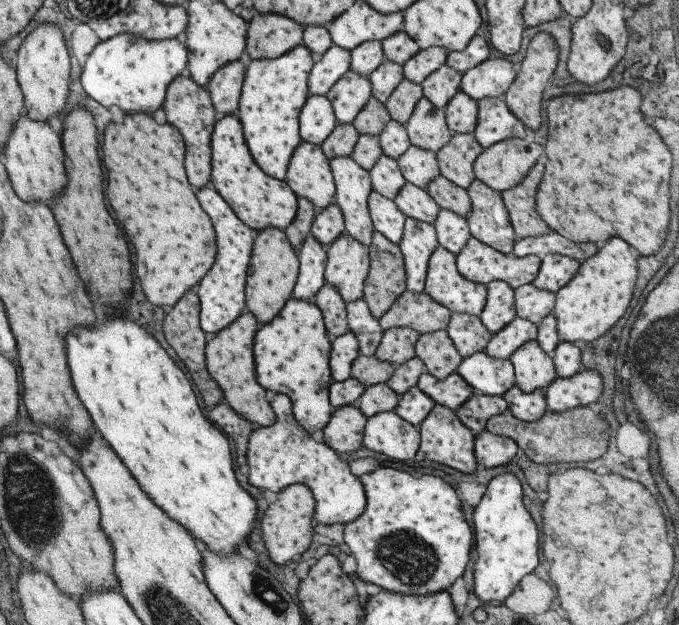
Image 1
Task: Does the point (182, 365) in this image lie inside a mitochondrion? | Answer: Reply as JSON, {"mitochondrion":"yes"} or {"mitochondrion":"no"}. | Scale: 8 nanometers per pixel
{"mitochondrion":"no"}

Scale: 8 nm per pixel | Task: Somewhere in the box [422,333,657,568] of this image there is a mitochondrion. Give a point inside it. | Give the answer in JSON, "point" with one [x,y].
{"point":[585,431]}

